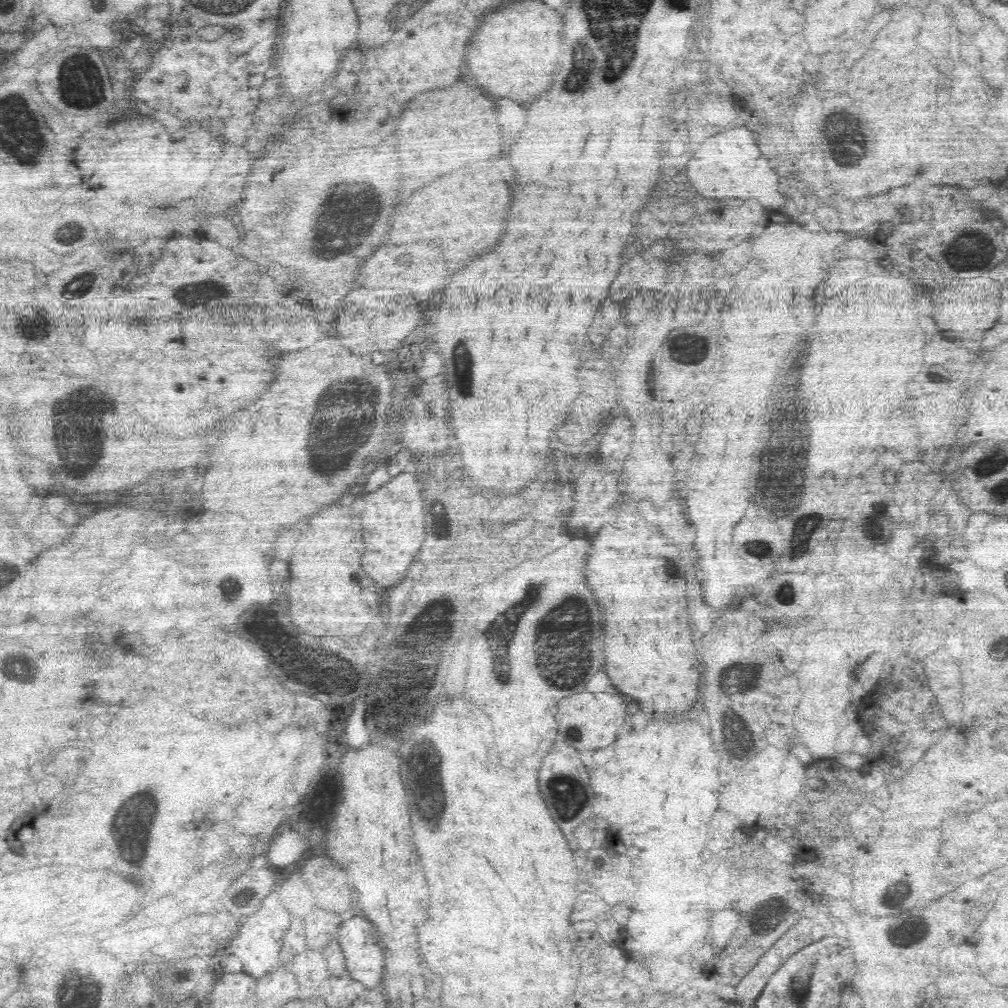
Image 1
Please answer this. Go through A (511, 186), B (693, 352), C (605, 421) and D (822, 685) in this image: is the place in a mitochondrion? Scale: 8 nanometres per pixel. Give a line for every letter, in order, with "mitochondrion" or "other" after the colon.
A: other
B: mitochondrion
C: other
D: other

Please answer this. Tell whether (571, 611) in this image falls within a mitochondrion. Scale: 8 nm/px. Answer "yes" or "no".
yes

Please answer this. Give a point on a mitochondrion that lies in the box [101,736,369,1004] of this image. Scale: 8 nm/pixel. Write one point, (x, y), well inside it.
(134, 823)

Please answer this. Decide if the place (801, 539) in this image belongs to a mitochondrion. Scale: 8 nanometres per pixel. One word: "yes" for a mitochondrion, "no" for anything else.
yes

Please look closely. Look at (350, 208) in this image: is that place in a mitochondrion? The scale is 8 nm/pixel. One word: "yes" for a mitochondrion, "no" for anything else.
yes

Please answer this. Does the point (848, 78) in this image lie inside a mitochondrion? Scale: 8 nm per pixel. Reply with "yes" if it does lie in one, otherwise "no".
no

